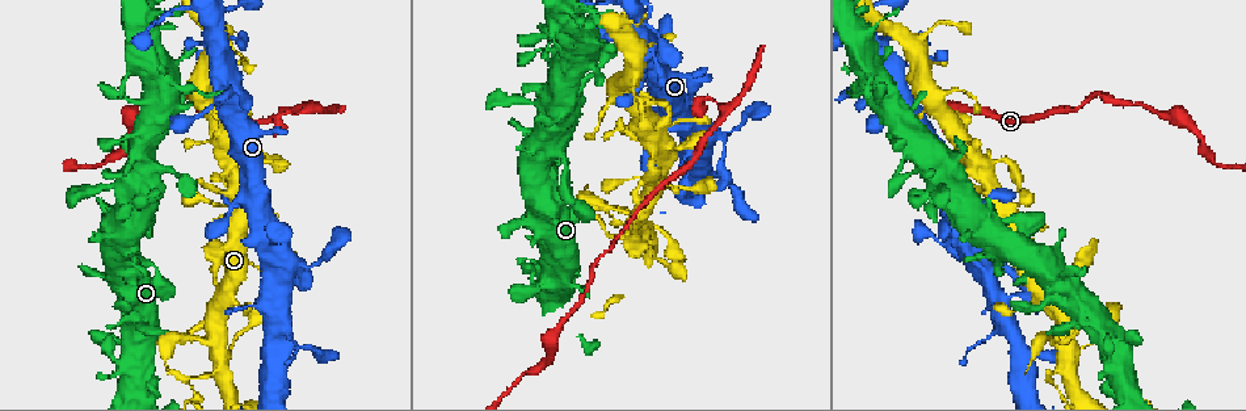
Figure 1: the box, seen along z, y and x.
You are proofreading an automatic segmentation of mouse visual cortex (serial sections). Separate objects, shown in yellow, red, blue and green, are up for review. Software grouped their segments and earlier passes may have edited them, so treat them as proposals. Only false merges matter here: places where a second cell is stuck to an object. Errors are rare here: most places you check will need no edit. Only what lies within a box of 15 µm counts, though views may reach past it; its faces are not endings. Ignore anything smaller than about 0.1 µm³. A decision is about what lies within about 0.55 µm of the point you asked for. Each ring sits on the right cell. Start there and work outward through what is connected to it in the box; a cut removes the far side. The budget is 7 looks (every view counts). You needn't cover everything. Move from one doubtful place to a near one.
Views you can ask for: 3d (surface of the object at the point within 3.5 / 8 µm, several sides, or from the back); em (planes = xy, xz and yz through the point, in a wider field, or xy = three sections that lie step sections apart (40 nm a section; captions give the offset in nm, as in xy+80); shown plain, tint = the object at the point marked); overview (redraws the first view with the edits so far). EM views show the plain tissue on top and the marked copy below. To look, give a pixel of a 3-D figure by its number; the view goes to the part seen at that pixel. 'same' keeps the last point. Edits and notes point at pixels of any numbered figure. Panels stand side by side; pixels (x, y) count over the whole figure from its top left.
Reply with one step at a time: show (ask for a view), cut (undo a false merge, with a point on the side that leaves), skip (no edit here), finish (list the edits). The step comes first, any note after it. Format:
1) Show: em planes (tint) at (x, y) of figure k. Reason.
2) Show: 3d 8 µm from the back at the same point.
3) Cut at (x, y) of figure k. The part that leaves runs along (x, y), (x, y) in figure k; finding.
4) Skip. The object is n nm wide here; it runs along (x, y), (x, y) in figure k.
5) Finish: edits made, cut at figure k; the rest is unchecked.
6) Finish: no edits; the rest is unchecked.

Show: 3d 3.5 µm at (728, 111) of figure 1. Sharp bend.

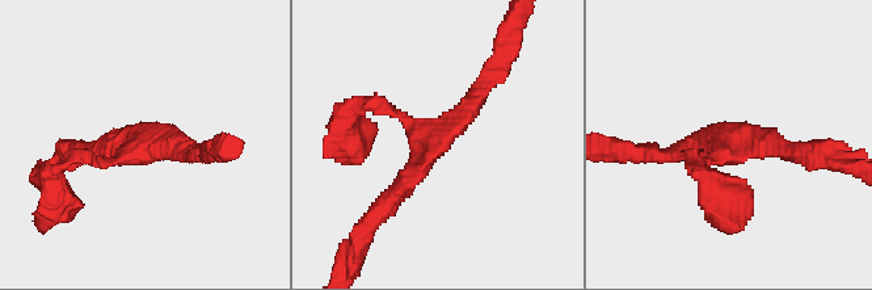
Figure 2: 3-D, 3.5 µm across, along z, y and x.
Show: em xy step 2 (tint) at (738, 145) of figure 2.

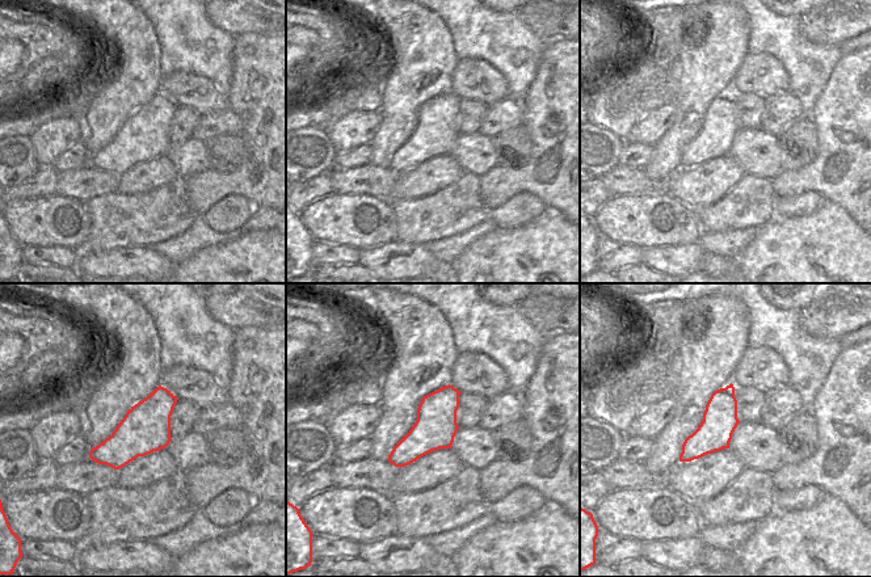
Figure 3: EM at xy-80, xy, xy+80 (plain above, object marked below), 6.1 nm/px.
Skip. 3 arms meet here; the arms are 150, 200, 250 nm wide; it runs along (379, 214), (432, 147), (396, 113), (359, 106) in figure 2; all the same cell.

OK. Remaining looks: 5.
Show: 3d 3.5 µm at (200, 196) of figure 1. Sudden change in width.

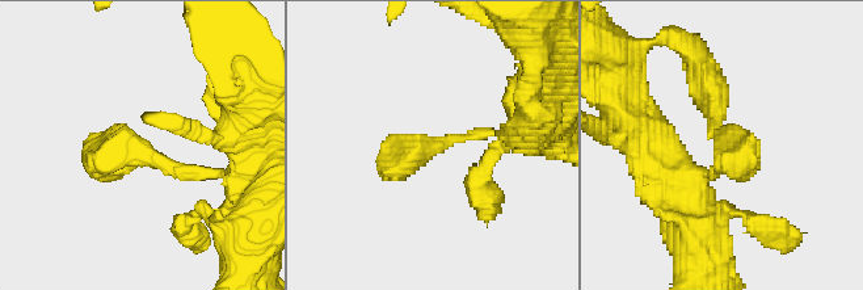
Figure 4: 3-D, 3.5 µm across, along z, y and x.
Show: em xy step 3 (tint) at (436, 147) of figure 4. Need the tissue.

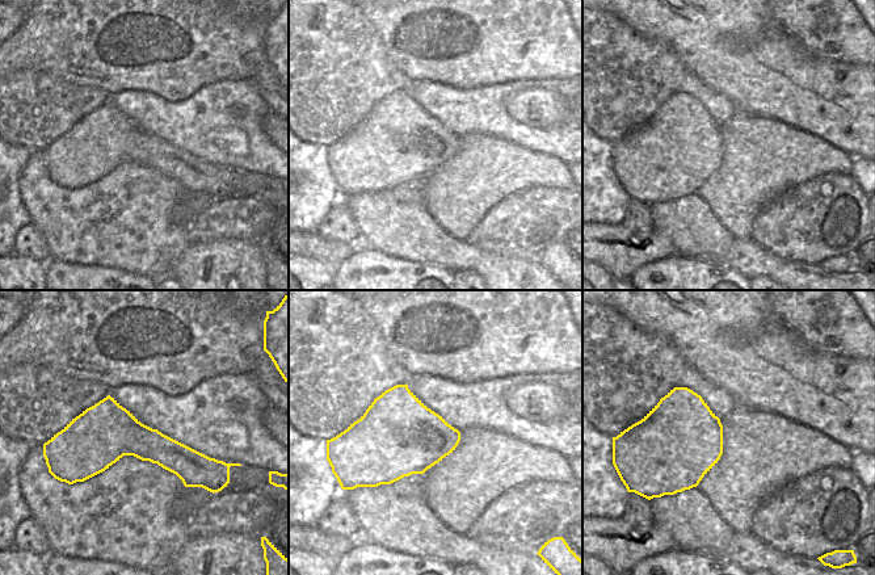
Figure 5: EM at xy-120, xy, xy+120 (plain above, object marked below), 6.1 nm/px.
Skip. It runs along (57, 439), (222, 465) in figure 5; all the same cell.

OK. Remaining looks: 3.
Show: 3d 3.5 µm at (1070, 344) of figure 1. Small branch off a trunk.

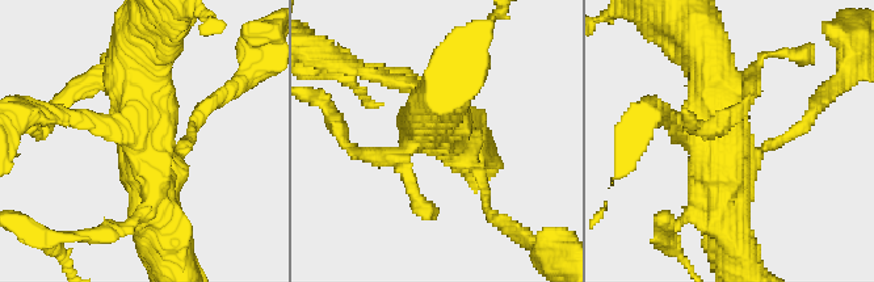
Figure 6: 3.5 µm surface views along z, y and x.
Show: em xy step 1 (tint) at (141, 142) of figure 6. Need the tissue.

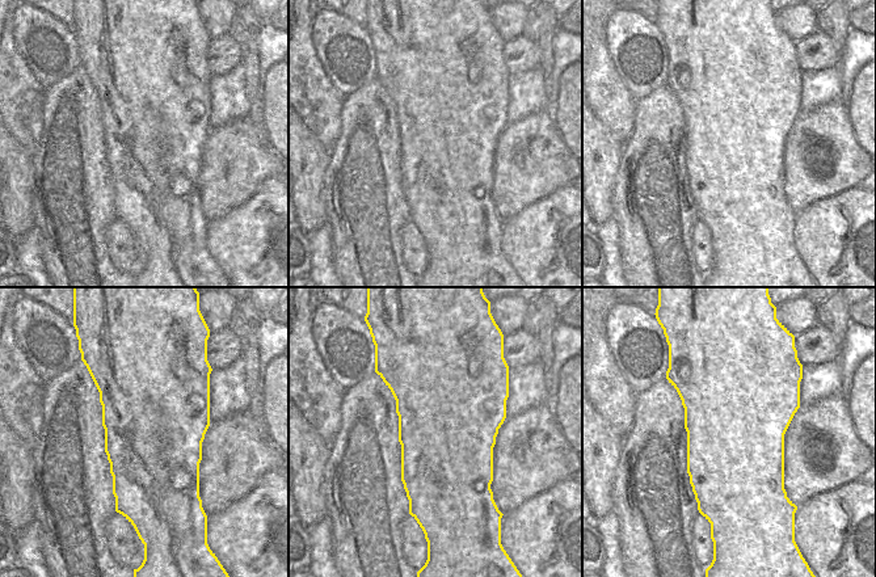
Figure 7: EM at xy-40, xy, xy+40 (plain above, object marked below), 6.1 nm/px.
Skip. It runs along (700, 37), (722, 133), (722, 210) in figure 6; all the same cell.

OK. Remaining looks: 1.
Finish: no edits; the rest is unchecked.

